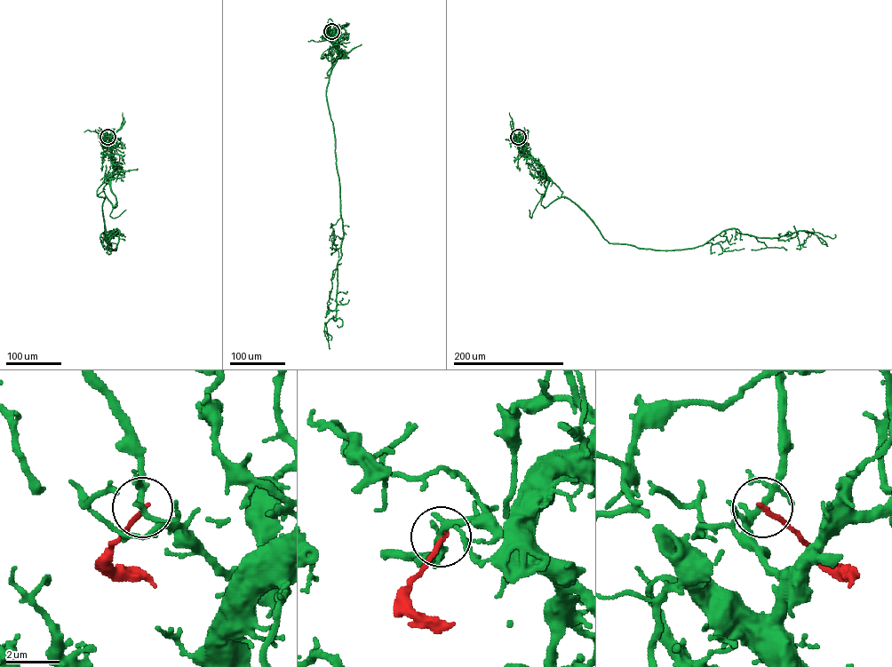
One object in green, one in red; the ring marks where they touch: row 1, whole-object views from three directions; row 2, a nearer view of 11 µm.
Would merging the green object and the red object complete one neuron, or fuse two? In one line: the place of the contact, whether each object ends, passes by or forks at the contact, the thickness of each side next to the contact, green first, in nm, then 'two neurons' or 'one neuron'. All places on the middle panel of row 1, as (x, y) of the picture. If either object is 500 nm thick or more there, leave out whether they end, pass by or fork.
place (331, 31); green forks; red ends; calibres 200 and 180 nm; two neurons

